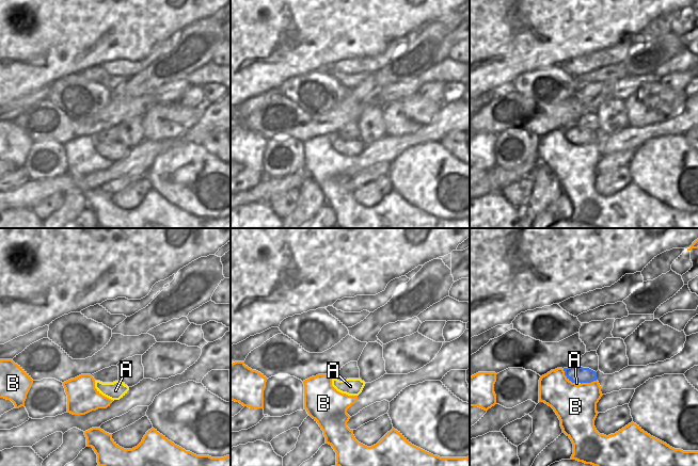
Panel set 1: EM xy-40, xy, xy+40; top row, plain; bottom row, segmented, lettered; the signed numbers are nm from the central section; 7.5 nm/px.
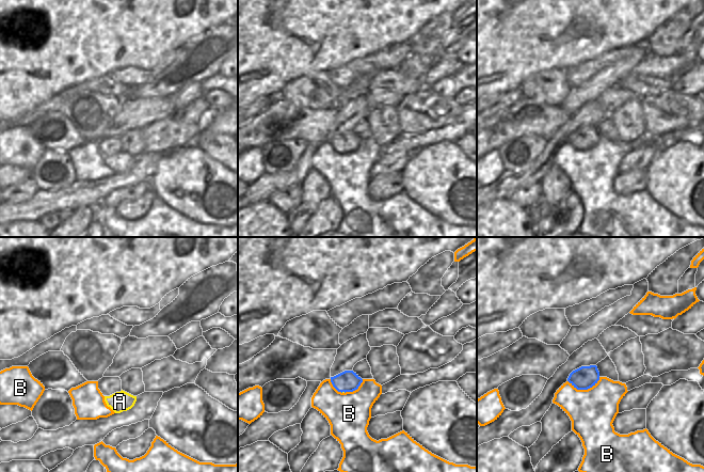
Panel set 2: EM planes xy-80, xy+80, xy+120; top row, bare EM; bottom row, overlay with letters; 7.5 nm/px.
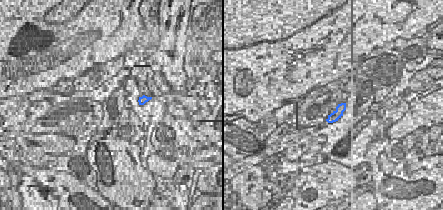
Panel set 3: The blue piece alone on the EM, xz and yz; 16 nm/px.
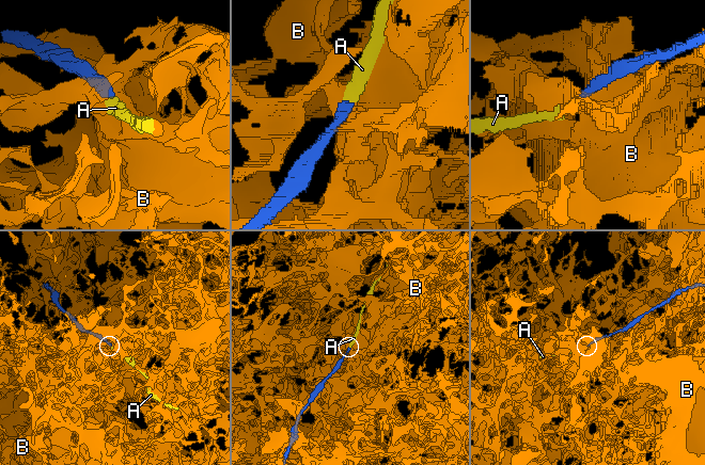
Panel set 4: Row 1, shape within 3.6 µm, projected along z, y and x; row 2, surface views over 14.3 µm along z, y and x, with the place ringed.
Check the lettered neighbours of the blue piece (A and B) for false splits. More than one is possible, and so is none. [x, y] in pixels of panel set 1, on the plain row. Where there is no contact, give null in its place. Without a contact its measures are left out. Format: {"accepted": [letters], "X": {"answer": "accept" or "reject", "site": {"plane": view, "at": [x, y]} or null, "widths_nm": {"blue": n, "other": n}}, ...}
{"accepted": ["A"], "A": {"answer": "accept", "site": {"plane": "xy", "at": [338, 140]}, "widths_nm": {"blue": 30, "other": 130}}, "B": {"answer": "reject", "site": {"plane": "xy+40", "at": [568, 139]}, "widths_nm": {"blue": 130, "other": 320}}}

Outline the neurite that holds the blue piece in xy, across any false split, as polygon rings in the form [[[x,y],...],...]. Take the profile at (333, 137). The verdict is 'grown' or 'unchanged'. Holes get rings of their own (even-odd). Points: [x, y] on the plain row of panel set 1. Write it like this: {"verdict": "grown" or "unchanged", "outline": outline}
{"verdict": "grown", "outline": [[[332,135],[332,147],[339,154],[348,157],[359,157],[365,143],[361,140],[342,140],[338,135]]]}

